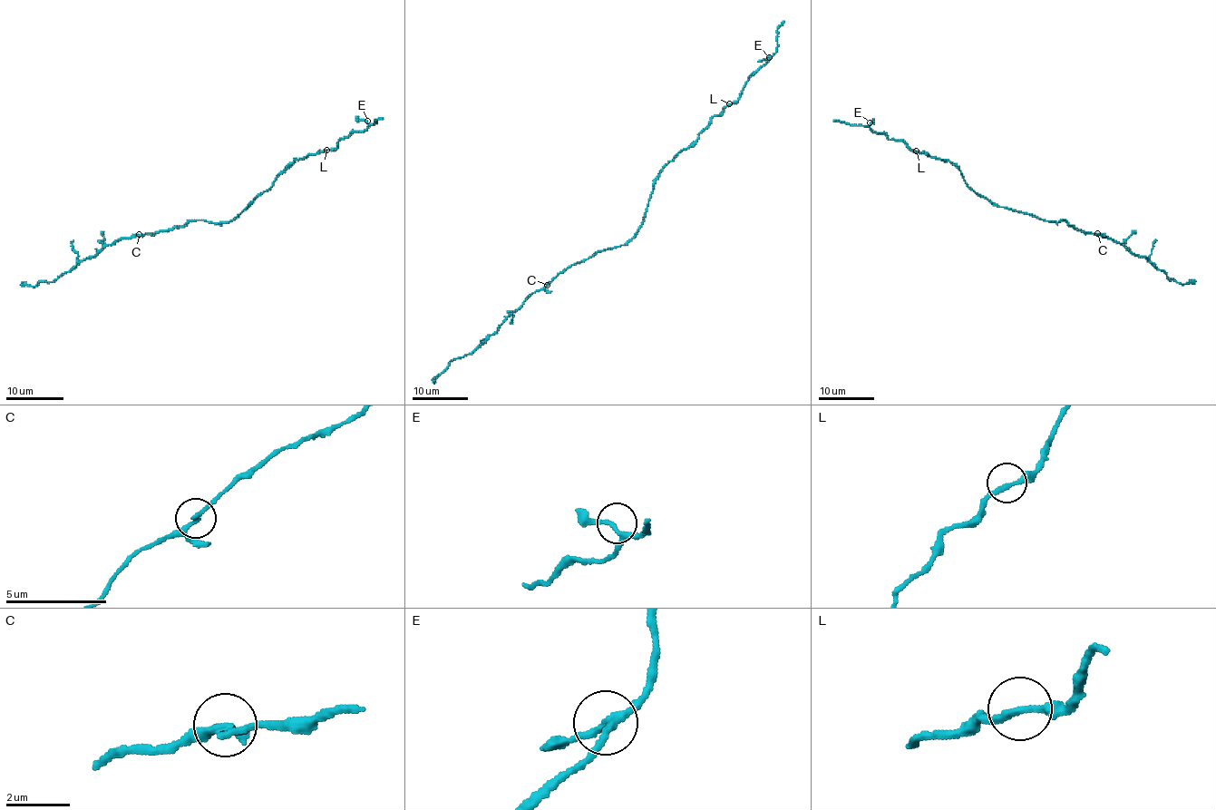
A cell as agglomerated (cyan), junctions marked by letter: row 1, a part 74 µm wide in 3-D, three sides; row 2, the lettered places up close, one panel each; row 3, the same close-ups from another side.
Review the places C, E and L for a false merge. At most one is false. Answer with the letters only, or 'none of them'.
none of them

